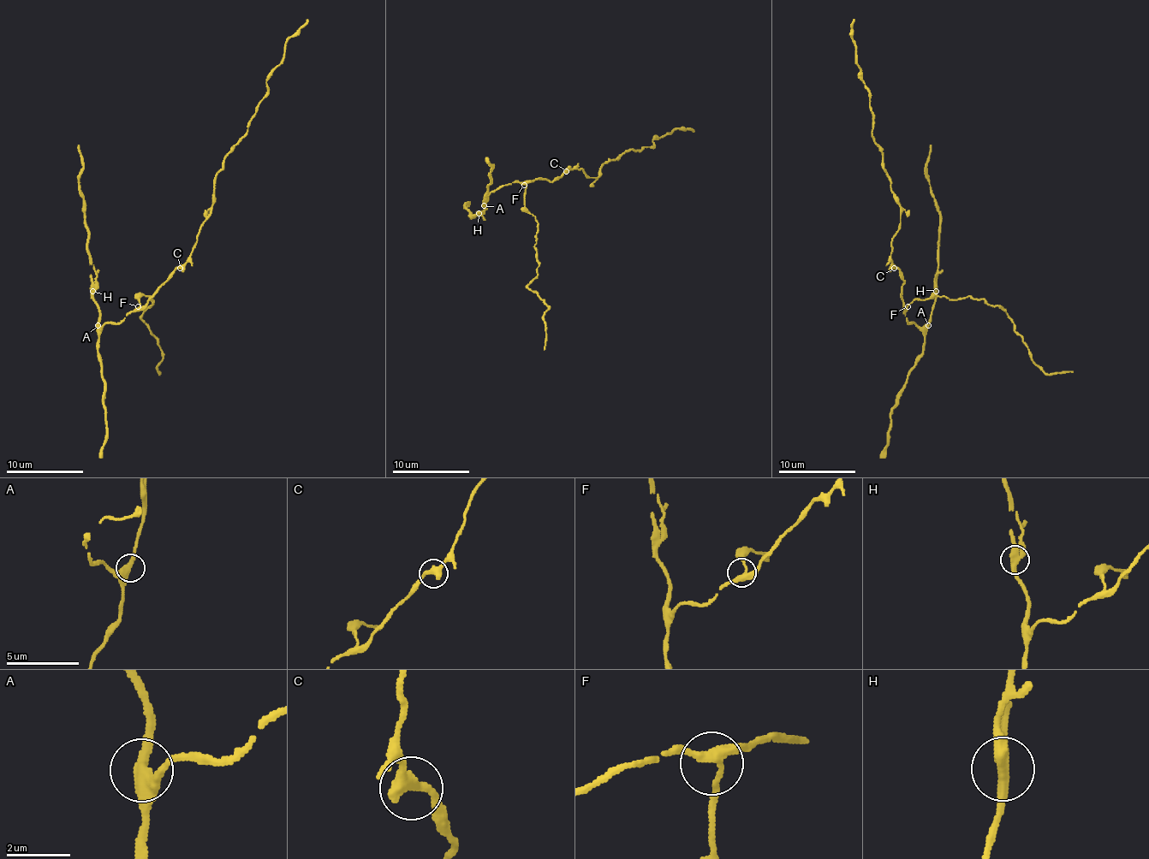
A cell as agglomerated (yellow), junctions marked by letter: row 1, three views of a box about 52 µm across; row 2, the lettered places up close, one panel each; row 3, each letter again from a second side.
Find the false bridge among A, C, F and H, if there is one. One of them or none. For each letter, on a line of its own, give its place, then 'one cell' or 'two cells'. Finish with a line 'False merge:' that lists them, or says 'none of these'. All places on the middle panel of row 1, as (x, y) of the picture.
A: place (484, 205); one cell
C: place (566, 171); one cell
F: place (524, 185); one cell
H: place (479, 213); two cells
False merge: H

